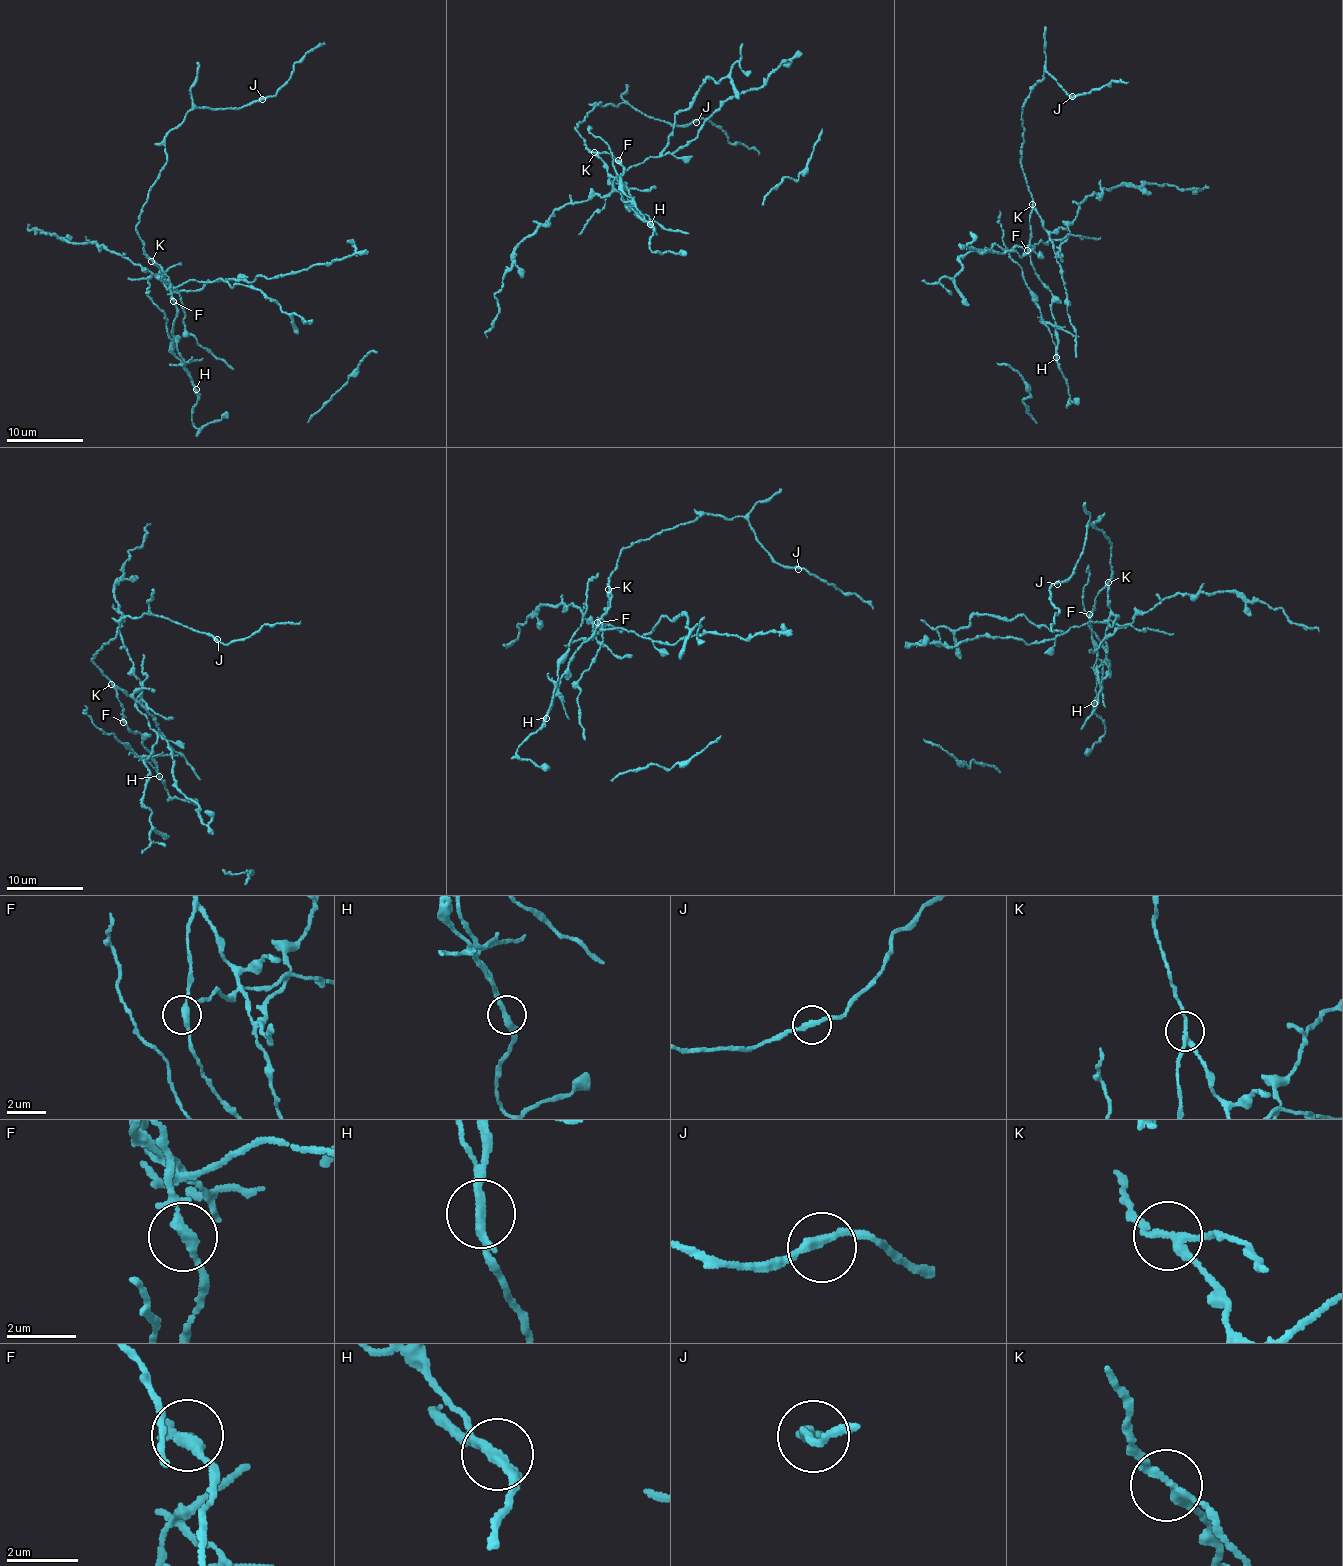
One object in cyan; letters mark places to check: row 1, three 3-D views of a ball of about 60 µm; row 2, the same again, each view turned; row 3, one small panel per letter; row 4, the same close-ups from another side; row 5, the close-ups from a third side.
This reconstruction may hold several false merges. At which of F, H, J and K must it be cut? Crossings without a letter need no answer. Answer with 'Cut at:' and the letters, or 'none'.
Cut at: H, K

